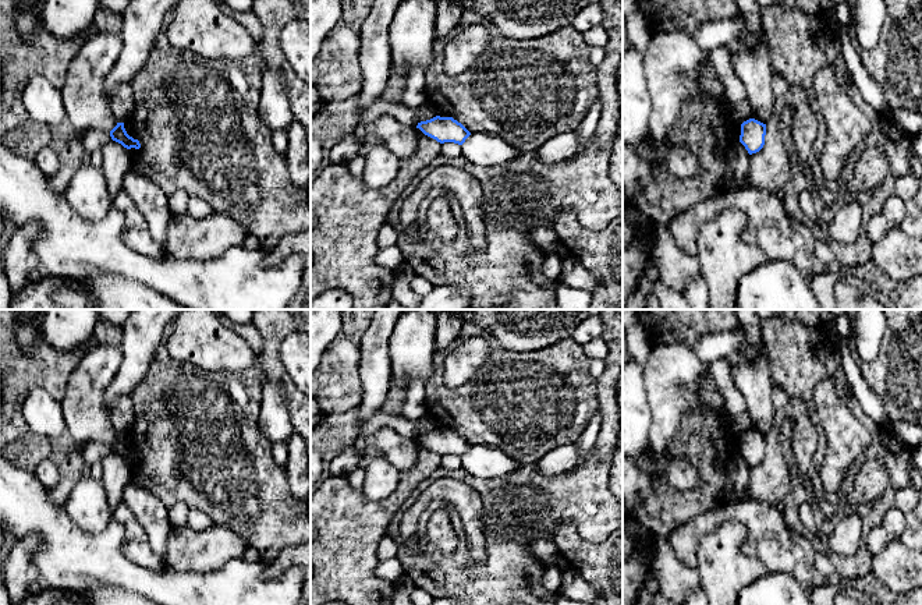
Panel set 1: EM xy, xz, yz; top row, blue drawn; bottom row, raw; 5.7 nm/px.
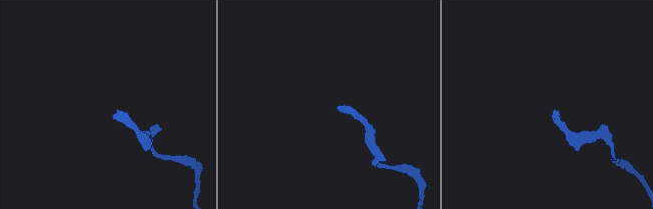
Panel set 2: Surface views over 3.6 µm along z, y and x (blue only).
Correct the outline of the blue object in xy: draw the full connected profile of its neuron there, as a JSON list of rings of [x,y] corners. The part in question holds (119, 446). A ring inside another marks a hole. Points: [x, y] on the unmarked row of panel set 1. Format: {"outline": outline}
{"outline": [[[93,344],[71,374],[60,404],[65,429],[77,442],[102,442],[124,460],[139,461],[139,453],[127,446],[124,435],[117,434],[104,407],[104,392],[123,357],[121,344]]]}

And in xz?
{"outline": [[[436,428],[430,432],[418,435],[416,441],[440,456],[454,454],[462,457],[471,447],[471,445],[453,429]]]}

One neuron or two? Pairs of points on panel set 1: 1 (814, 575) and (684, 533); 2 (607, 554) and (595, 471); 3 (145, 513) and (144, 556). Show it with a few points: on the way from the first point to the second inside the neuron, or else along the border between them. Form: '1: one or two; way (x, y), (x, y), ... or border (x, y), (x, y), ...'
1: one; way (782, 547), (748, 513), (722, 513), (716, 516)
2: two; border (575, 524), (578, 531), (591, 541), (607, 538)
3: two; border (126, 505), (142, 527), (149, 547), (163, 559)

